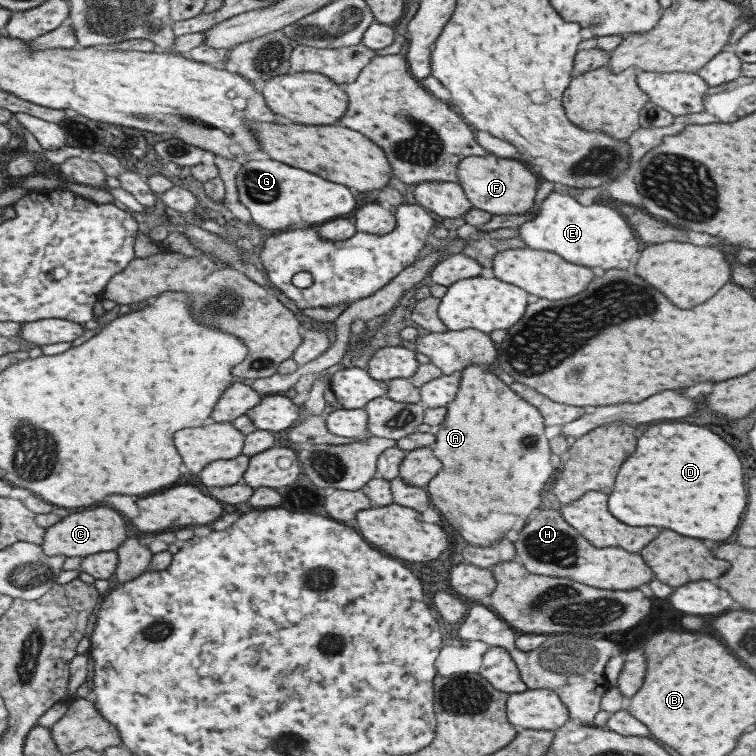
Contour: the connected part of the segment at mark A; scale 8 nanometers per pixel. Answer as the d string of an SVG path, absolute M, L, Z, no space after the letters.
M475 363L461 370L457 393L444 407L446 413L433 429L435 442L431 446L443 466L427 483L427 494L465 542L487 547L505 532L525 526L539 506L537 492L554 470L549 466L540 412Z

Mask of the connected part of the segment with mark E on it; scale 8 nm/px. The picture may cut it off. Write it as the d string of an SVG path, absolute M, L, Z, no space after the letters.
M555 191L543 198L537 213L527 222L517 225L518 237L532 249L549 251L563 260L587 267L627 268L632 254L637 251L637 242L632 236L628 221L609 205L591 204L581 206L571 196Z

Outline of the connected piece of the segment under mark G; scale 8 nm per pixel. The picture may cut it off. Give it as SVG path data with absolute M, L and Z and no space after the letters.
M275 159L245 161L235 174L235 186L238 201L249 211L250 222L264 230L279 230L291 225L313 226L344 216L355 208L349 188Z

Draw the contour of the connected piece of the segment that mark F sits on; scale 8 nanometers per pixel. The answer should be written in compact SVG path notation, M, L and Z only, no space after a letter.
M495 155L468 156L457 163L456 176L471 207L492 215L523 214L531 208L537 191L537 178L525 163Z

